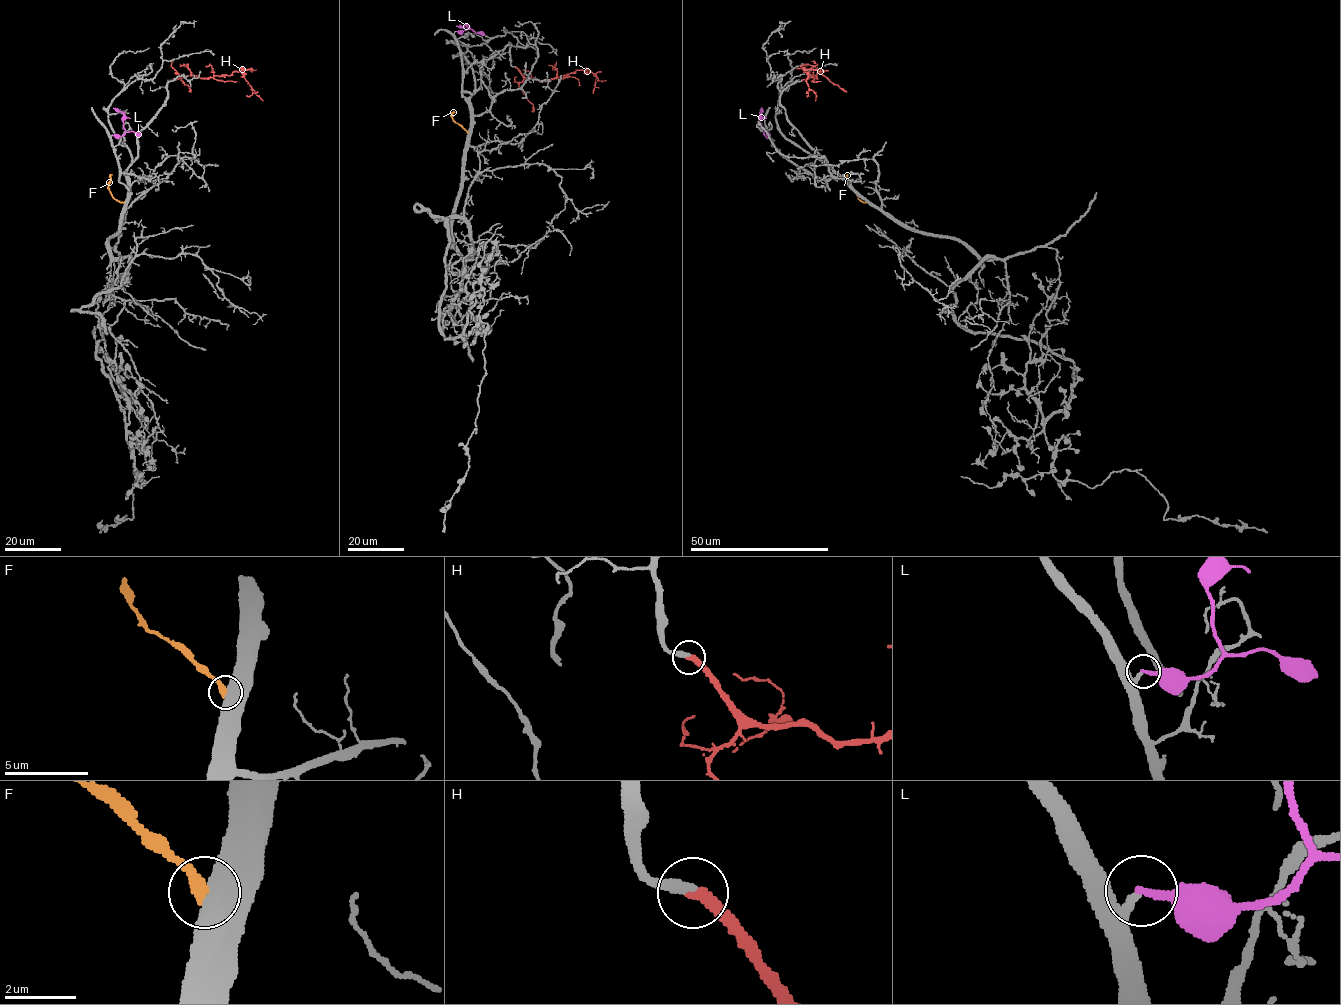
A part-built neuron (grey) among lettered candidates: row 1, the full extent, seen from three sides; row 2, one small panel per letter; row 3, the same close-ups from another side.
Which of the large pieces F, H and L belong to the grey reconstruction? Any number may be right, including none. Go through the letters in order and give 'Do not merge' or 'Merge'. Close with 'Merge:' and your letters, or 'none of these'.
F: Do not merge
H: Merge
L: Do not merge
Merge: H

